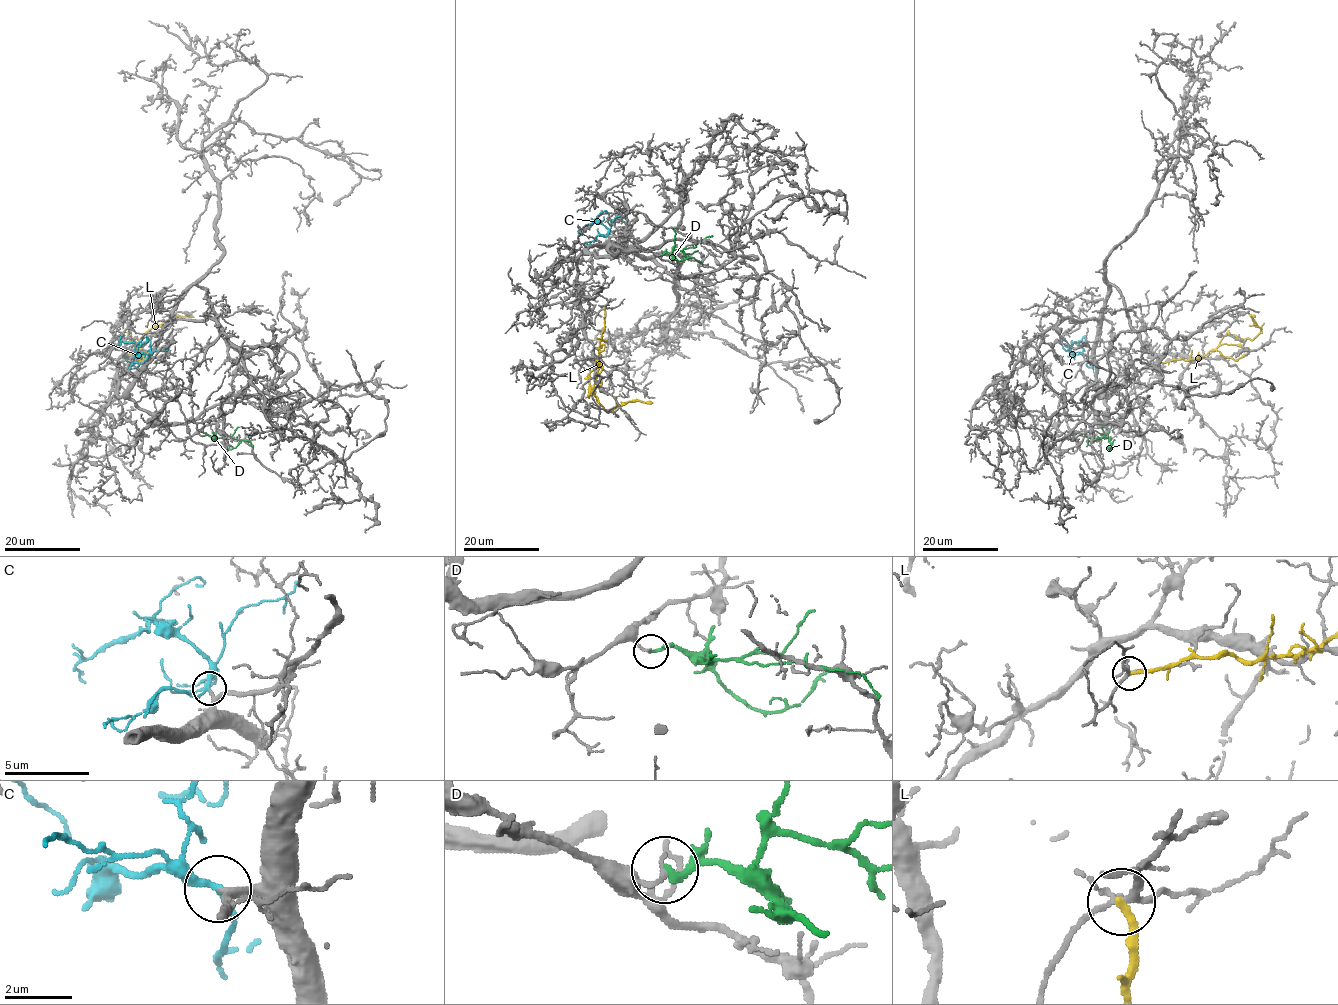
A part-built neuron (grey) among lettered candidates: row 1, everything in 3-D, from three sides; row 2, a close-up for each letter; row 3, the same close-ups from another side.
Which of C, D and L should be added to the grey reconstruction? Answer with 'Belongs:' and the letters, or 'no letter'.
Belongs: no letter

